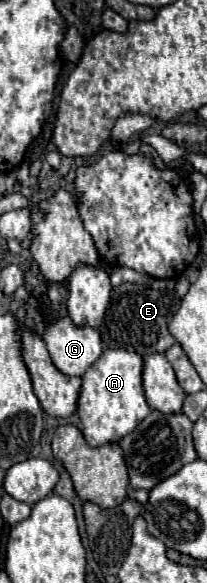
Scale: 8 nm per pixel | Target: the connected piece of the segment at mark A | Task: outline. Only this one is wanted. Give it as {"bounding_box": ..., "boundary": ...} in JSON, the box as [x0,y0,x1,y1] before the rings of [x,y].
{"bounding_box":[77,349,151,447],"boundary":[[[125,349],[103,351],[101,357],[85,371],[77,399],[77,415],[81,419],[81,433],[87,445],[101,447],[105,443],[121,441],[151,413],[141,387],[141,371],[143,357]]]}

